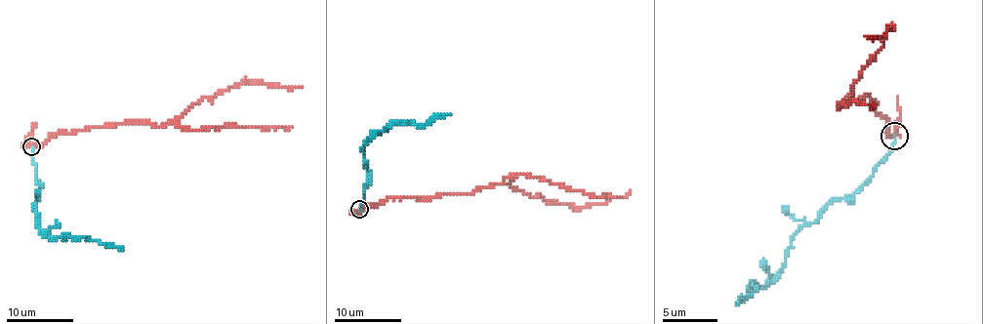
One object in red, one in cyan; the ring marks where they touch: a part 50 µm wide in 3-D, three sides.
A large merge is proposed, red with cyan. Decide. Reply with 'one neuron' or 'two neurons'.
two neurons

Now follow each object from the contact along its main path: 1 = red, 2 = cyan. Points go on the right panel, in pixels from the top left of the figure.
1: (894, 135), (870, 94), (859, 101), (853, 97), (853, 83), (892, 30), (879, 39), (865, 36)
2: (894, 135), (892, 151), (862, 184), (794, 236), (785, 266), (768, 283), (750, 286), (755, 288), (738, 302)

